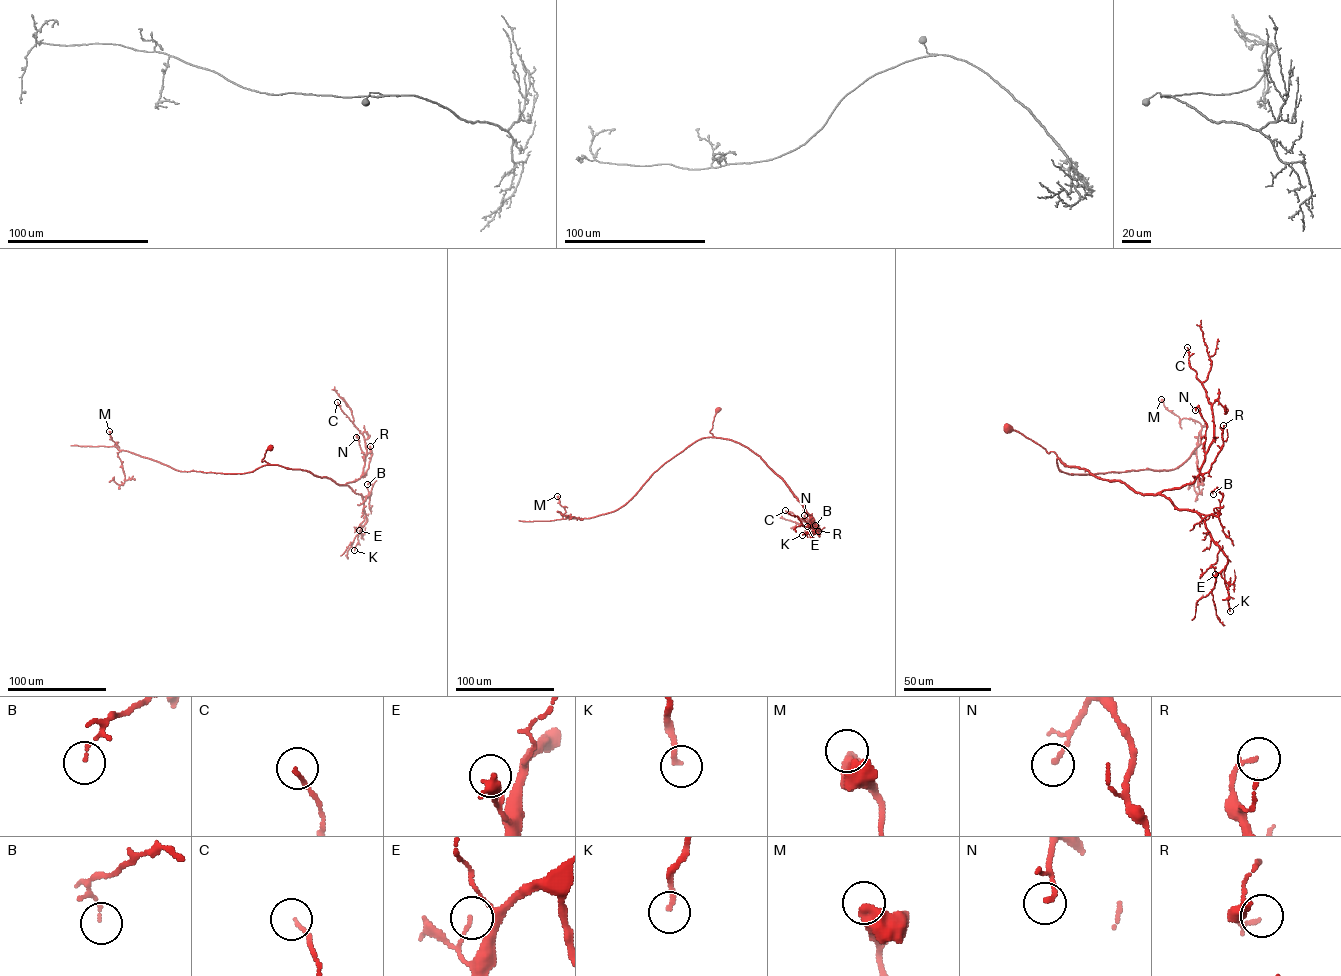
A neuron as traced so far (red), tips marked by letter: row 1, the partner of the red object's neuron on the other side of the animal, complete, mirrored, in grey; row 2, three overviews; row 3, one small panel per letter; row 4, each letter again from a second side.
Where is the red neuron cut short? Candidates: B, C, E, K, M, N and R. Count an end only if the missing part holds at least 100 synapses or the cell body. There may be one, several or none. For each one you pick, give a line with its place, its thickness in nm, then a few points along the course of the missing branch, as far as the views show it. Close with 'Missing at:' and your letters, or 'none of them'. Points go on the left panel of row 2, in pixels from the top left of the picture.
Missing at: none of them

